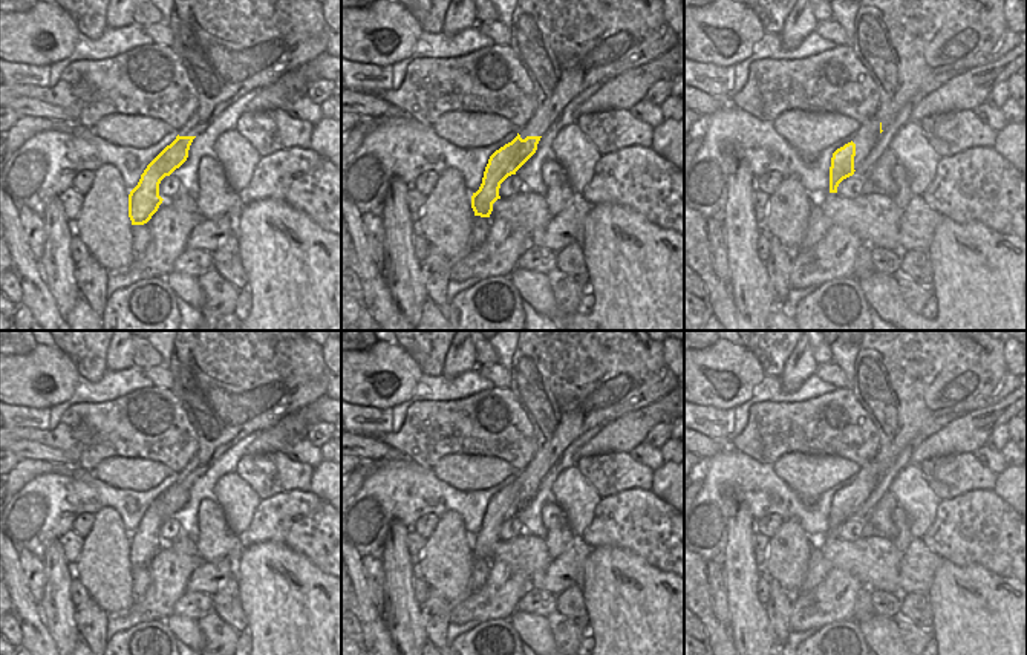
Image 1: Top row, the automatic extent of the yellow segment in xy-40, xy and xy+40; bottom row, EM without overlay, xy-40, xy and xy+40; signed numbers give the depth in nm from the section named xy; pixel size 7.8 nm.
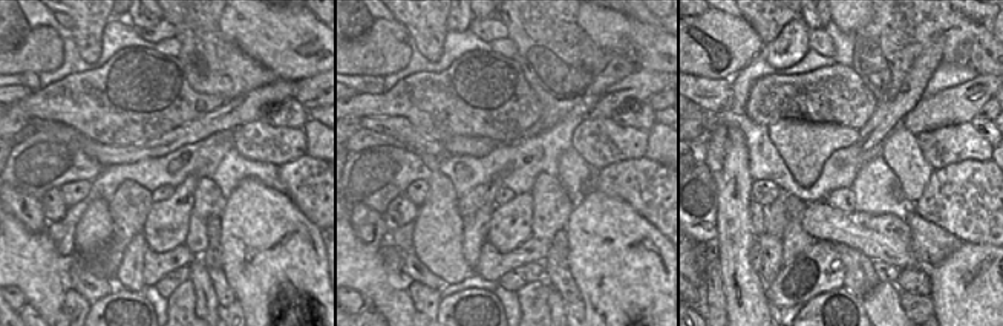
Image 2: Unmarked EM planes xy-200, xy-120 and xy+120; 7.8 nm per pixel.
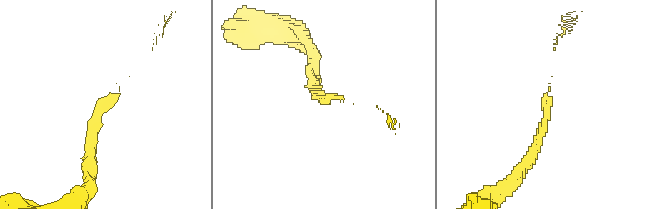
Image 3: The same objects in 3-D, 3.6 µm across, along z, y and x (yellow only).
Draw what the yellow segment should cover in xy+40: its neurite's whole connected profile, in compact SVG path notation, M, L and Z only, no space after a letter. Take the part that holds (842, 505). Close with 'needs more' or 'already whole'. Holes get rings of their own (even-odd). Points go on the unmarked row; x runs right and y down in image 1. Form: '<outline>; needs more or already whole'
M872 459L860 468L851 485L833 496L830 510L830 536L837 536L839 526L854 517L862 503L872 493L882 474L882 465Z; needs more

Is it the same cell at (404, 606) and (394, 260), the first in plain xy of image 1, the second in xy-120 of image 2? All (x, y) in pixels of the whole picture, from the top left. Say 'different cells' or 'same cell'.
same cell

